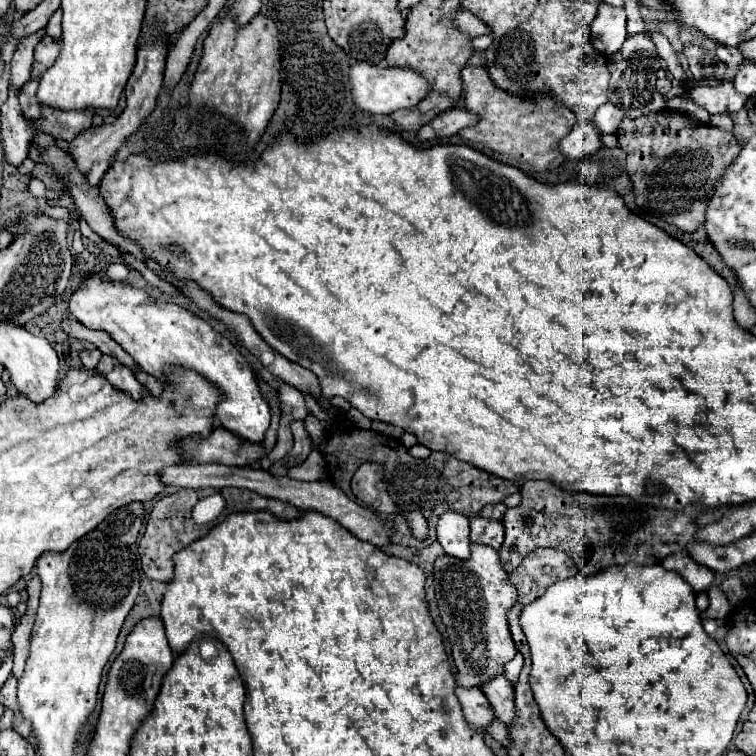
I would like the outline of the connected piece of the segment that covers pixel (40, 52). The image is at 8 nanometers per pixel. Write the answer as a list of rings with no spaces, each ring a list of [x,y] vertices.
[[[45,36],[35,48],[35,62],[31,76],[41,76],[55,62],[59,50],[61,50],[61,40],[51,40],[49,36]]]

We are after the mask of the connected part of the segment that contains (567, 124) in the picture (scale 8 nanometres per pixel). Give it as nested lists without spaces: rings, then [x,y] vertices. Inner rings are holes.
[[[465,66],[461,80],[465,88],[463,108],[479,116],[479,122],[473,128],[459,132],[461,140],[481,144],[493,152],[529,164],[535,172],[555,170],[565,160],[555,148],[559,148],[559,140],[577,124],[575,112],[555,106],[555,102],[519,102],[519,98],[511,98],[511,94],[503,94],[503,90],[495,88],[487,70],[481,66]]]

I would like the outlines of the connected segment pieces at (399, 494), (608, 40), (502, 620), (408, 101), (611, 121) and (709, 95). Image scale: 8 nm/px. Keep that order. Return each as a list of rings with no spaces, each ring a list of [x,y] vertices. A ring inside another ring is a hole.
[[[337,426],[337,430],[331,432],[325,438],[325,442],[321,442],[321,444],[313,442],[313,448],[319,448],[323,452],[325,462],[331,468],[329,480],[345,492],[349,492],[351,476],[363,462],[383,464],[385,472],[391,478],[391,482],[387,482],[389,494],[391,494],[393,502],[401,508],[401,514],[421,512],[427,520],[427,526],[429,526],[429,538],[419,540],[413,536],[407,518],[401,518],[401,526],[393,528],[393,544],[425,548],[427,544],[431,544],[435,540],[437,518],[439,518],[439,514],[443,514],[443,510],[459,510],[461,514],[471,518],[471,516],[477,516],[483,506],[503,502],[509,494],[519,490],[519,484],[515,484],[511,480],[497,478],[489,472],[483,472],[483,470],[479,470],[467,462],[457,460],[455,456],[451,456],[447,452],[431,452],[429,458],[413,458],[411,454],[407,454],[405,446],[387,446],[387,444],[383,444],[383,440],[377,434],[373,434],[369,430],[359,430],[359,428],[357,430],[351,430],[351,428],[345,430],[345,428]],[[359,448],[363,448],[361,456],[359,456]],[[505,488],[507,488],[507,492],[505,492]]]
[[[601,2],[599,12],[591,24],[591,42],[595,50],[599,50],[605,56],[615,54],[627,38],[625,22],[625,10]]]
[[[471,544],[471,558],[467,560],[451,558],[447,554],[437,556],[433,562],[433,584],[441,620],[447,626],[447,636],[453,646],[451,656],[461,676],[457,684],[475,688],[479,682],[501,674],[501,666],[517,654],[507,626],[507,610],[515,604],[517,590],[511,586],[507,572],[501,566],[499,552],[485,544]]]
[[[357,62],[349,68],[349,82],[353,104],[369,114],[393,114],[395,110],[411,108],[427,94],[427,82],[423,82],[423,78],[407,68],[371,66],[367,62]]]
[[[603,104],[597,112],[595,112],[595,126],[597,126],[597,132],[599,136],[605,136],[605,134],[615,134],[619,122],[623,120],[623,110],[619,110],[617,106],[611,106],[611,104]]]
[[[725,80],[719,86],[695,86],[691,94],[695,94],[695,100],[711,114],[739,112],[747,100],[735,92],[731,80]]]

